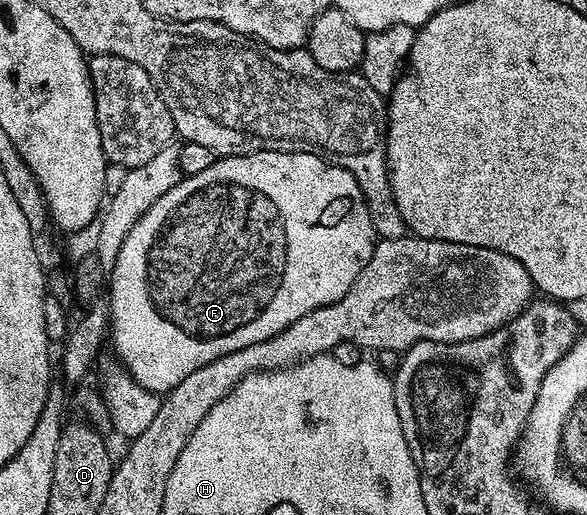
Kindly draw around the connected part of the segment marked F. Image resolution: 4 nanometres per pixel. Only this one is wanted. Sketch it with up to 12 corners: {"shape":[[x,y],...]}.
{"shape":[[322,155],[183,177],[109,270],[144,389],[349,293],[377,236]]}

